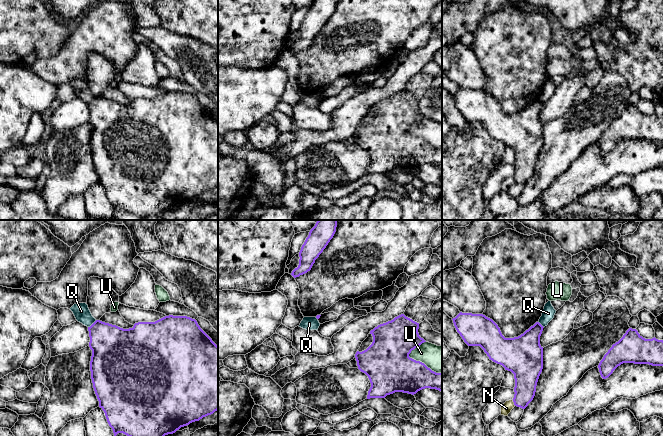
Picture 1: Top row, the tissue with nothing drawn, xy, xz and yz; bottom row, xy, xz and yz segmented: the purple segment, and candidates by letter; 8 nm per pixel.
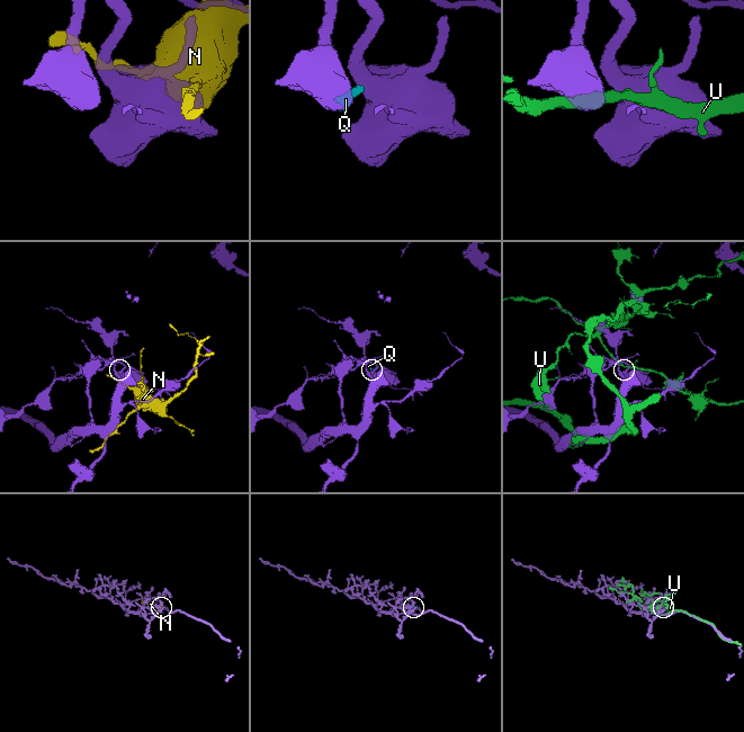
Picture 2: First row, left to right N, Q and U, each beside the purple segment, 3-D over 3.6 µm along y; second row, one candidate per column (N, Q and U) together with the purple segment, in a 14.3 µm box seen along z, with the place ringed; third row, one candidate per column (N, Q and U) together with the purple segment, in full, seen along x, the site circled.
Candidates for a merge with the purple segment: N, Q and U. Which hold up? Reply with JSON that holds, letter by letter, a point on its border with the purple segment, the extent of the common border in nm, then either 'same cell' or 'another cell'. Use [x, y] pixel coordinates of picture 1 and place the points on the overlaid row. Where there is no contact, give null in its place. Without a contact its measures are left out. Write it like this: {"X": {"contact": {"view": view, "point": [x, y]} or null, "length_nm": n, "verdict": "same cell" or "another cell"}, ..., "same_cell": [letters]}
{"N": {"contact": {"view": "yz", "point": [514, 403]}, "length_nm": 50, "verdict": "another cell"}, "Q": {"contact": {"view": "xy", "point": [93, 323]}, "length_nm": 90, "verdict": "another cell"}, "U": {"contact": {"view": "xz", "point": [423, 363]}, "length_nm": 320, "verdict": "another cell"}, "same_cell": []}

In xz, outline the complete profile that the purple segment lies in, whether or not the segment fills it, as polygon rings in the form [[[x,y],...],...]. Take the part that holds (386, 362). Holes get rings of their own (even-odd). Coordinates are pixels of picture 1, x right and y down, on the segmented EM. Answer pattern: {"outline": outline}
{"outline": [[[401,314],[370,331],[373,336],[372,344],[355,354],[358,369],[368,376],[371,383],[367,399],[385,398],[395,392],[414,395],[425,388],[442,392],[442,373],[436,373],[424,363],[409,357],[412,350],[426,342],[419,336],[418,329],[419,323]]]}

